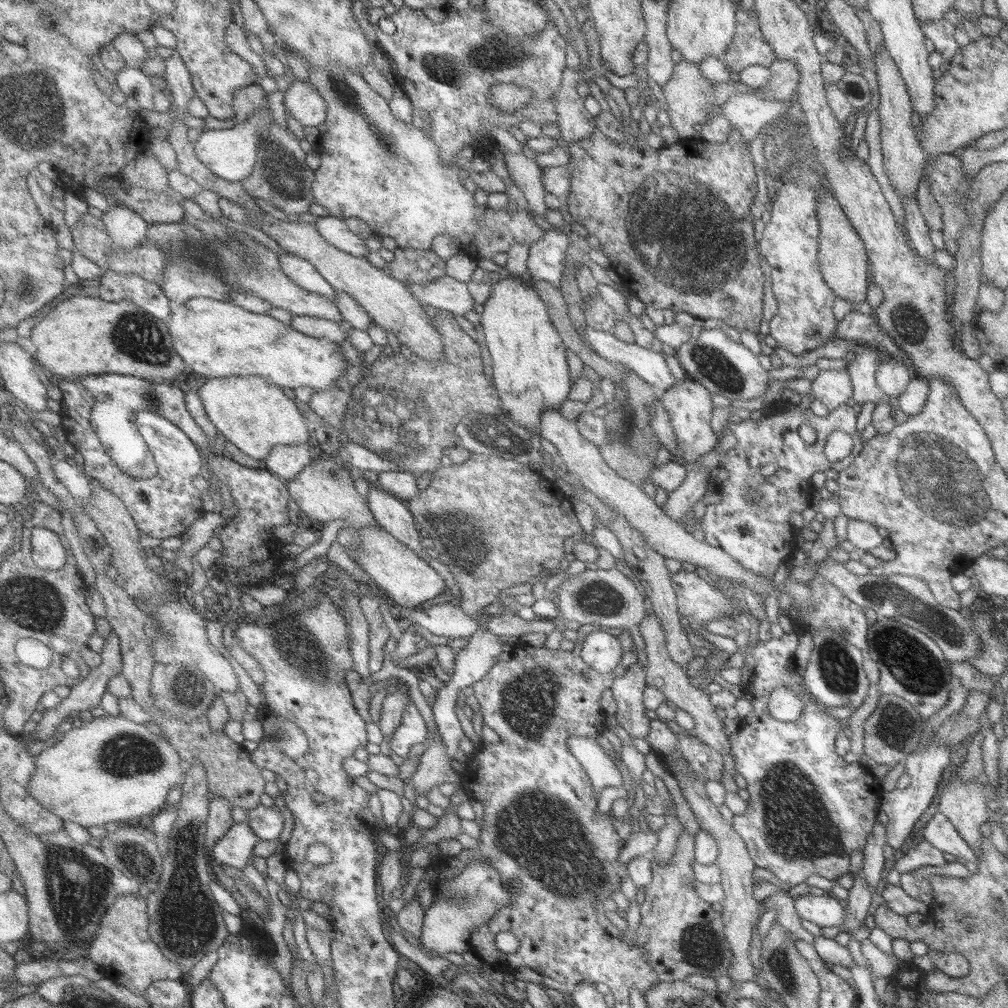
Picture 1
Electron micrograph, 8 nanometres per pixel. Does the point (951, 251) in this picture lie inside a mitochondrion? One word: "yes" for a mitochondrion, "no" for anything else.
no

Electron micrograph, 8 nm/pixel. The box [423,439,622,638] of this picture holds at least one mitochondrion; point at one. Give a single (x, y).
(469, 540)

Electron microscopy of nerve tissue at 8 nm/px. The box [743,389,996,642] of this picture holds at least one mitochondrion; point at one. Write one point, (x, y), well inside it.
(941, 482)

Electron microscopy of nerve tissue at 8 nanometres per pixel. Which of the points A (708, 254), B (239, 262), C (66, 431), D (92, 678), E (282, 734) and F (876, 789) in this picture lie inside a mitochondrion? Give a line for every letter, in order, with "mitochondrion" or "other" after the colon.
A: mitochondrion
B: mitochondrion
C: other
D: other
E: mitochondrion
F: other

